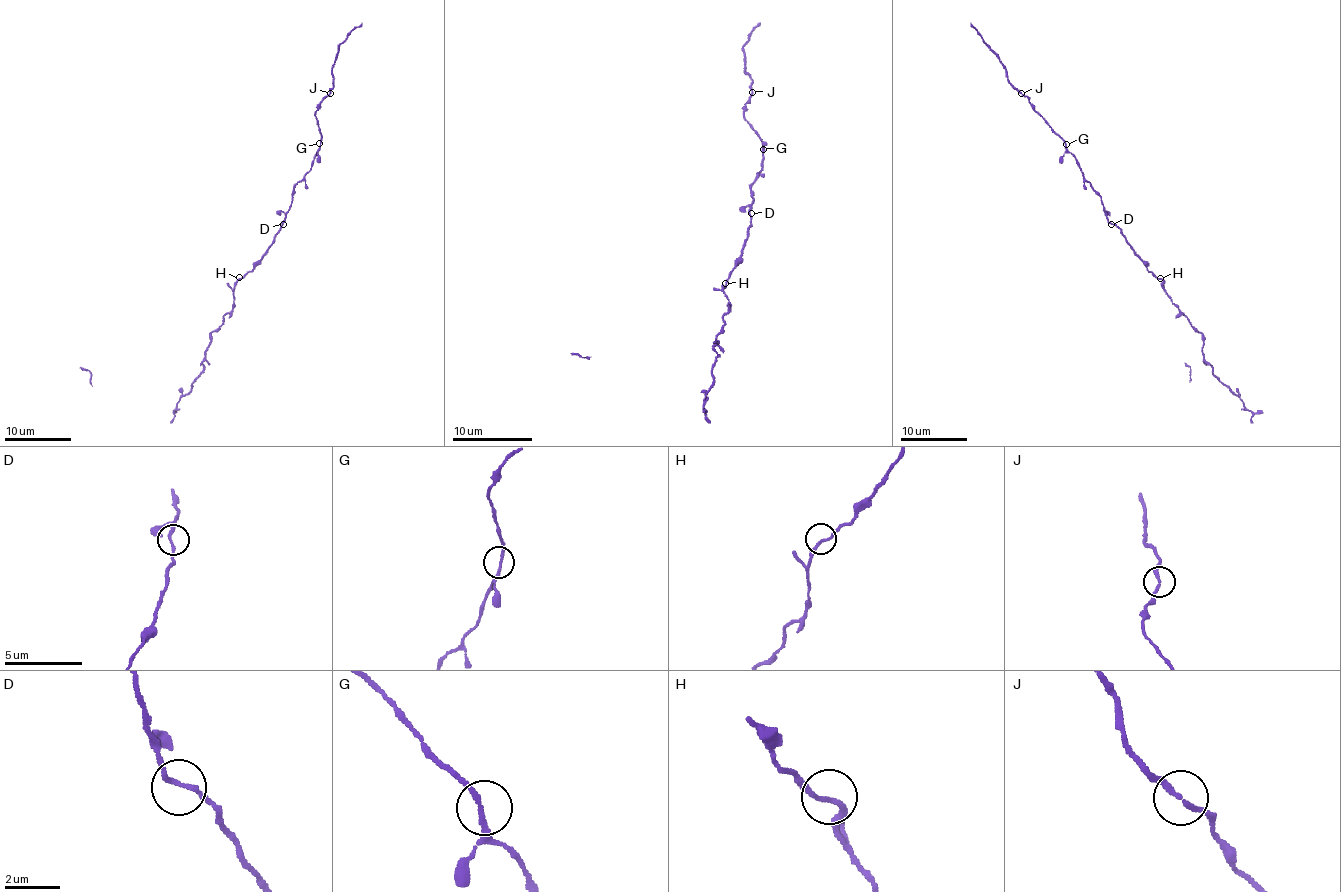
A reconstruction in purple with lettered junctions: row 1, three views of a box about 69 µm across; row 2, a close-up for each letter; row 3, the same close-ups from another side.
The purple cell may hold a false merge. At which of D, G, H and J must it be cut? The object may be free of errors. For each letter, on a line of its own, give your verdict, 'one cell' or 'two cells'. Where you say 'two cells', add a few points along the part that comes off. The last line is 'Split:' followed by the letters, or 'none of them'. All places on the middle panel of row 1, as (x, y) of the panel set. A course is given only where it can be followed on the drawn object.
D: one cell
G: one cell
H: one cell
J: one cell
Split: none of them

